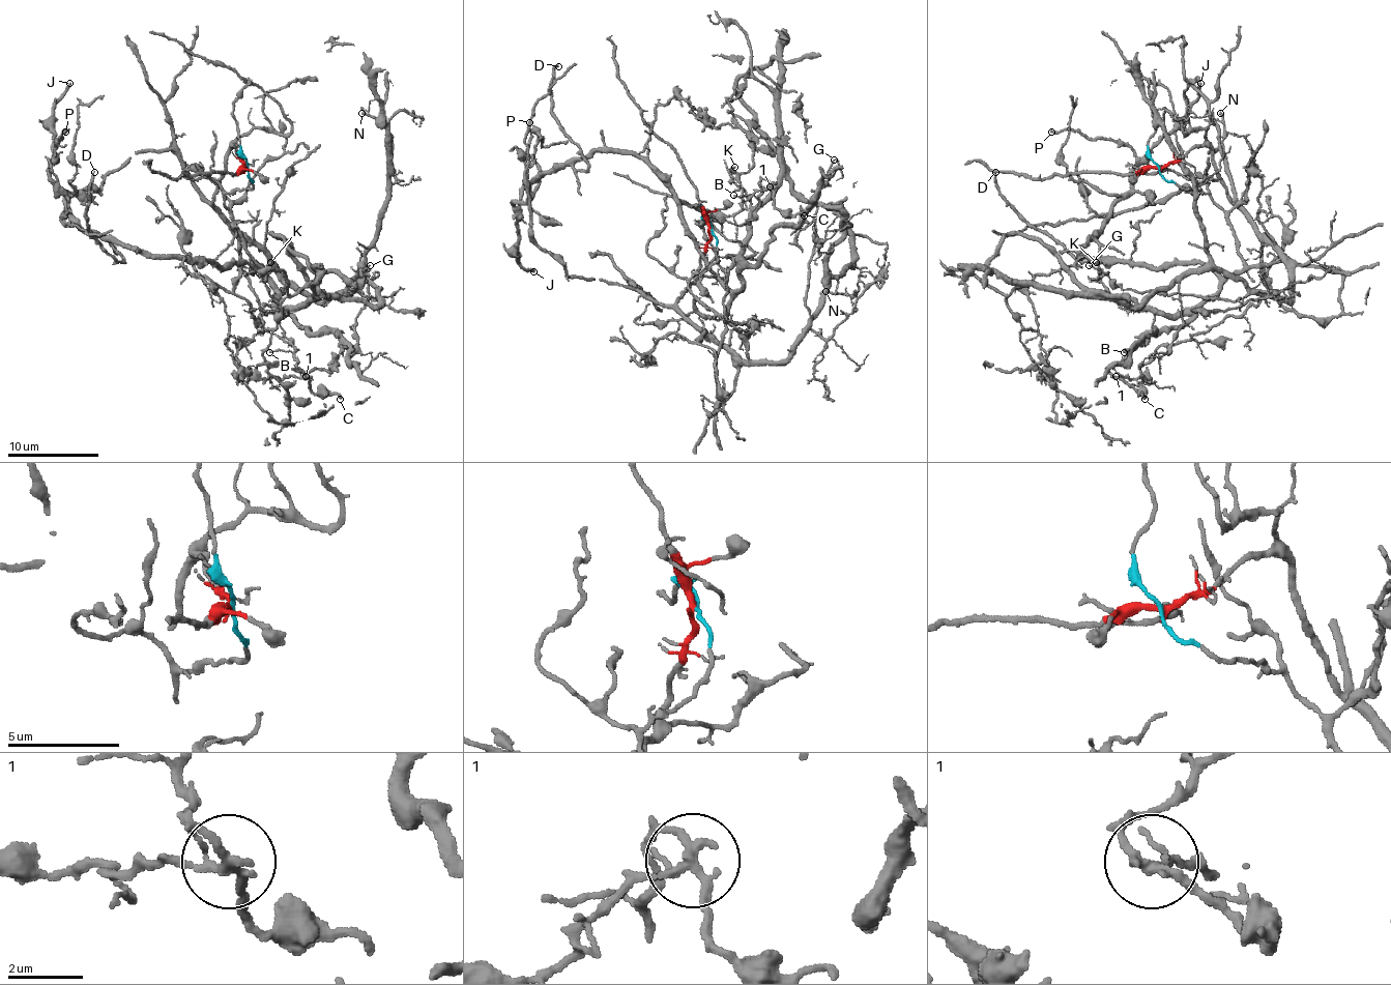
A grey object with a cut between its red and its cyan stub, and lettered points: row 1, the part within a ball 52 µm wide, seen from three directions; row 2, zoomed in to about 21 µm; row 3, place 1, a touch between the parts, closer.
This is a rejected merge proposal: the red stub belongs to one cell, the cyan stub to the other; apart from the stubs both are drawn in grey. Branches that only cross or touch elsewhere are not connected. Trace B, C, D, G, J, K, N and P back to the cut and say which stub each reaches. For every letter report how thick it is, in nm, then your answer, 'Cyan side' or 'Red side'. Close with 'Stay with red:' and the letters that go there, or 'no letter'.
B: Thickness 140 nm. Cyan side
C: Thickness 170 nm. Cyan side
D: Thickness 190 nm. Cyan side
G: Thickness 140 nm. Red side
J: Thickness 260 nm. Cyan side
K: Thickness 180 nm. Cyan side
N: Thickness 180 nm. Red side
P: Thickness 220 nm. Cyan side
Stay with red: G, N

